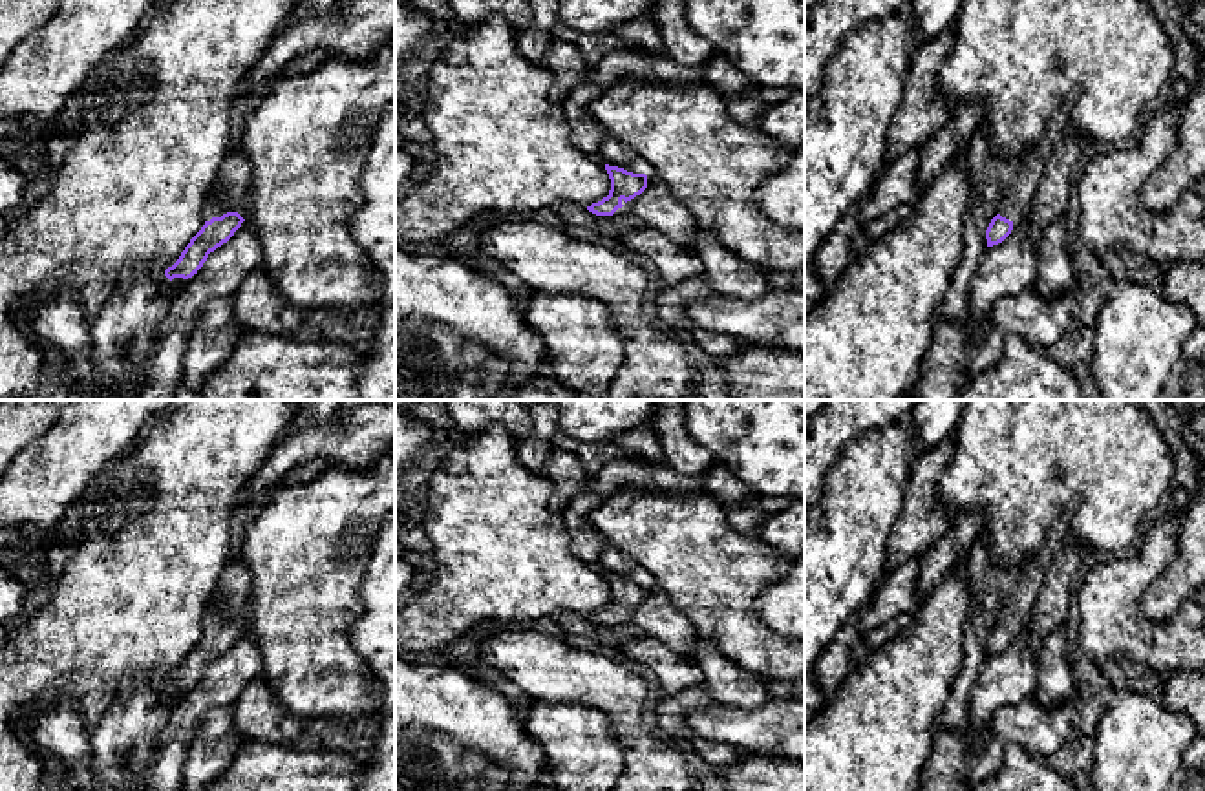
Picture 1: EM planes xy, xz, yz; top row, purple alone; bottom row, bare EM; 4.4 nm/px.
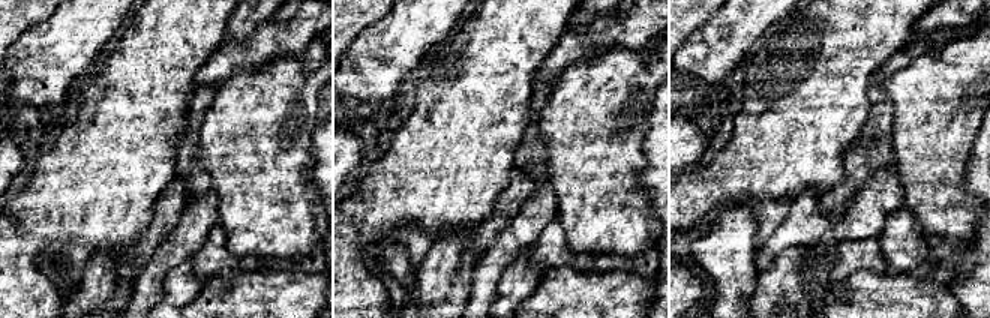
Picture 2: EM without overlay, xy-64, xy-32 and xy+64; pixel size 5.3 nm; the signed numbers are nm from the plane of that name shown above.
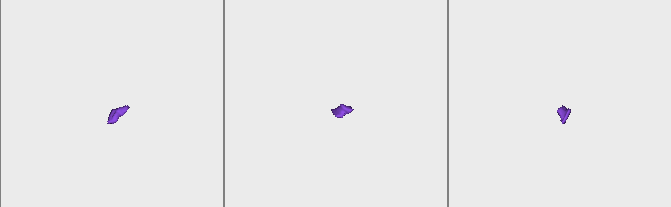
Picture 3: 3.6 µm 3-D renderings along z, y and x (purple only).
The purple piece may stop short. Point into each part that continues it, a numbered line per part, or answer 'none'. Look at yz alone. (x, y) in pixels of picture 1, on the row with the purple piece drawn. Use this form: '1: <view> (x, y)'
1: yz (1017, 200)

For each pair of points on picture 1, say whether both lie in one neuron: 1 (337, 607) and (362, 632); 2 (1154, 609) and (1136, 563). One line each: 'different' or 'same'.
1: different
2: different

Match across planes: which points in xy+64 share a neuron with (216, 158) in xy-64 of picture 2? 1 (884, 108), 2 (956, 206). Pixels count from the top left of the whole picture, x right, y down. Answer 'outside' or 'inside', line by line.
1: outside
2: inside

